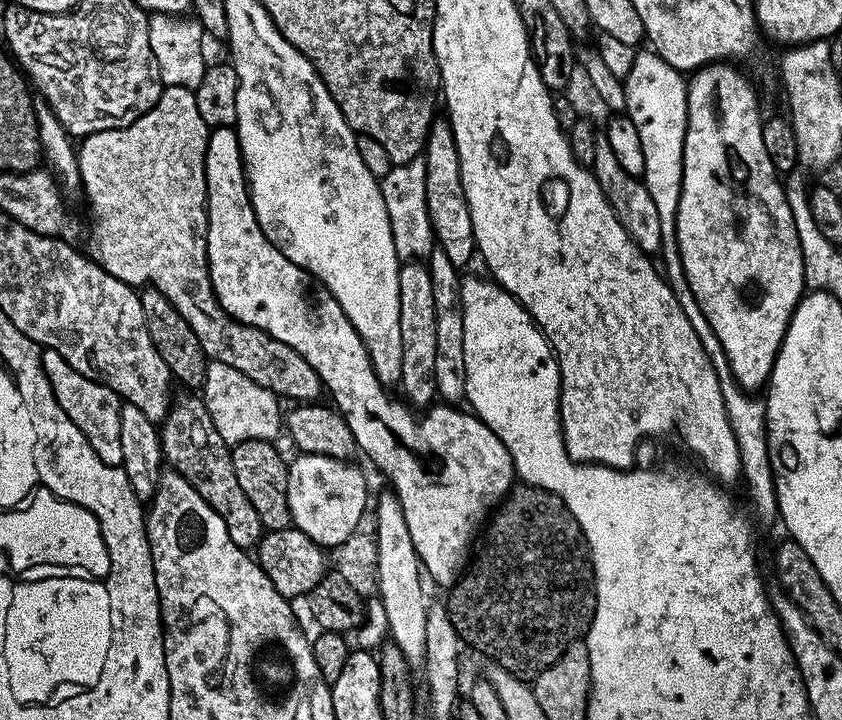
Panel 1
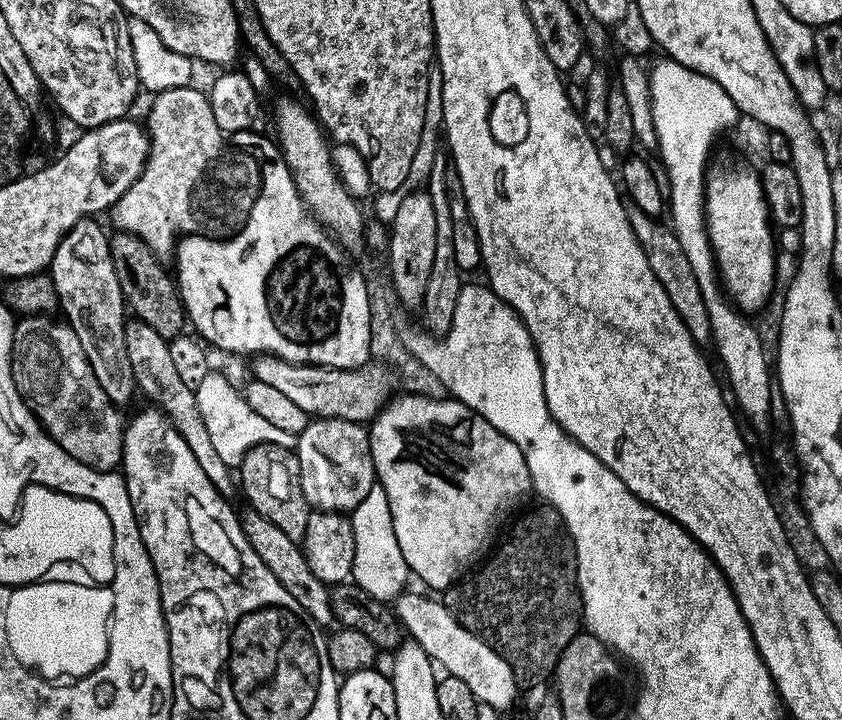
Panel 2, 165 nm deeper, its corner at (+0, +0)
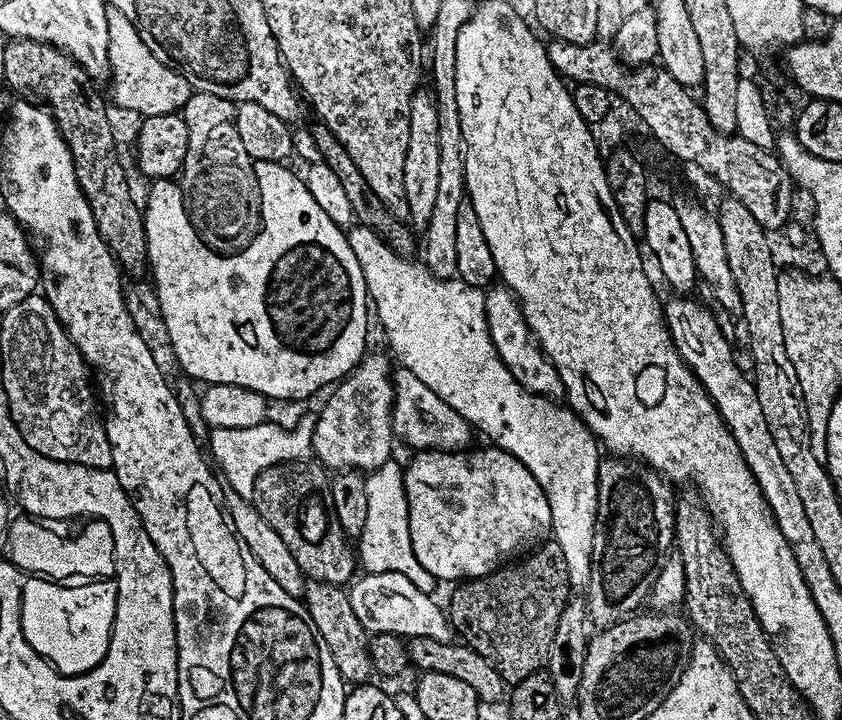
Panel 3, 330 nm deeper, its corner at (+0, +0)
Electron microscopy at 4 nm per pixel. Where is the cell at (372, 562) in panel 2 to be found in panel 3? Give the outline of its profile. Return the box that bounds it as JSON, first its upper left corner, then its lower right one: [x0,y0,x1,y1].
[358,458,438,596]

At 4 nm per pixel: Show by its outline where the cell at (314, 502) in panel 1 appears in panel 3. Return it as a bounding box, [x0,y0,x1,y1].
[312,355,394,470]

